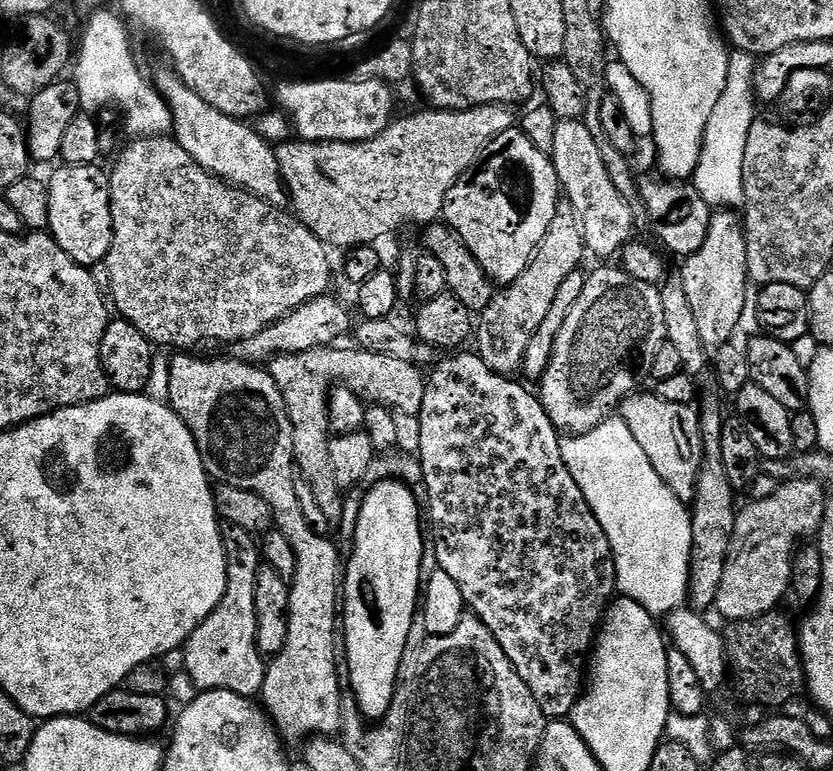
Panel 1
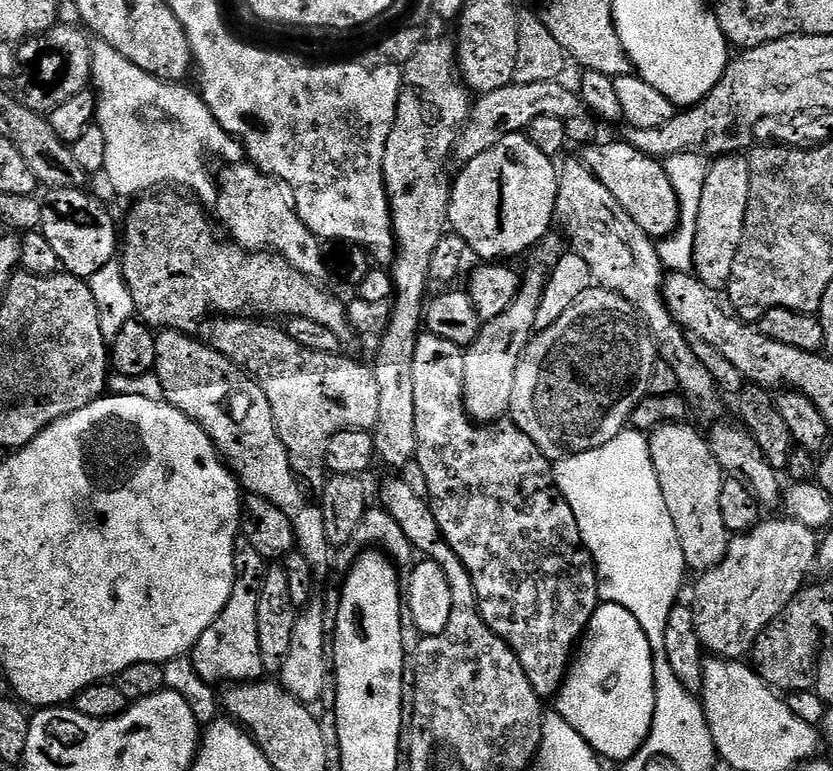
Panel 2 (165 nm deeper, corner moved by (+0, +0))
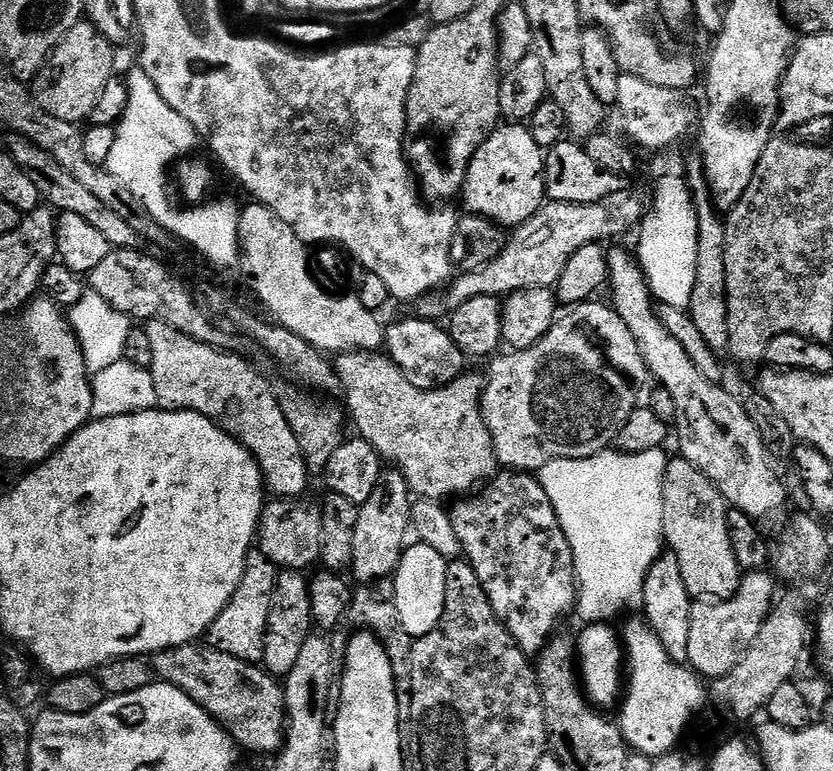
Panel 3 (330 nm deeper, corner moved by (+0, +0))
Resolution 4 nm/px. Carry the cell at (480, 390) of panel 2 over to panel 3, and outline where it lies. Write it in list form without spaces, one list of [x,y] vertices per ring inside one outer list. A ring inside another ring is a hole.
[[[376,350],[341,352],[335,357],[334,367],[336,376],[340,379],[339,391],[344,392],[344,400],[348,403],[346,412],[351,427],[352,424],[356,427],[355,435],[370,442],[381,461],[388,463],[389,460],[392,463],[389,465],[404,475],[408,491],[413,497],[448,502],[475,493],[481,485],[497,475],[498,461],[494,442],[490,438],[490,430],[486,426],[480,405],[484,393],[483,375],[475,376],[468,370],[441,388],[416,388],[387,354]]]

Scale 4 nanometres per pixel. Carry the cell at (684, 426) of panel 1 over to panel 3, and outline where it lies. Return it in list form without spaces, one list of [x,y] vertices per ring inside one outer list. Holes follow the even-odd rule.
[[[683,458],[669,459],[663,482],[664,542],[667,551],[678,558],[686,590],[694,598],[708,602],[729,600],[738,590],[742,569],[738,558],[734,558],[734,546],[730,546],[728,501],[702,470]]]

